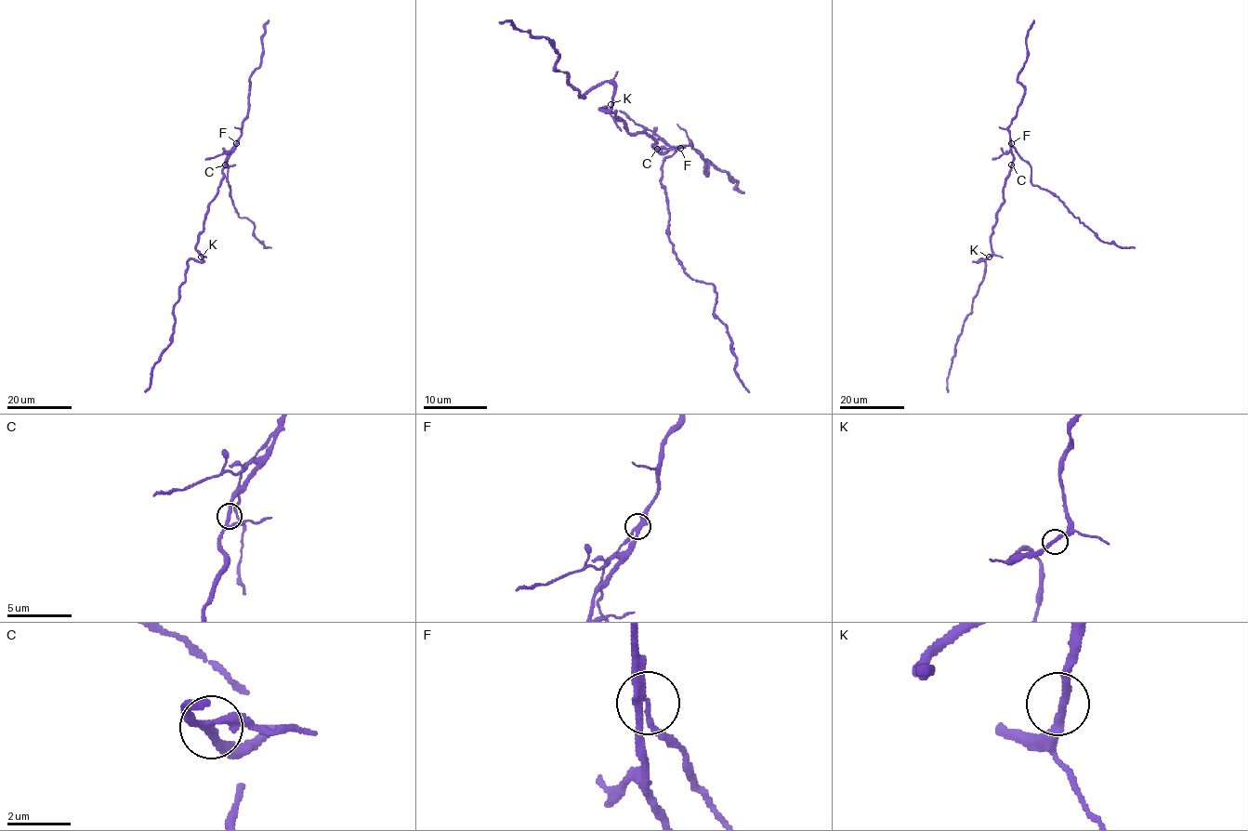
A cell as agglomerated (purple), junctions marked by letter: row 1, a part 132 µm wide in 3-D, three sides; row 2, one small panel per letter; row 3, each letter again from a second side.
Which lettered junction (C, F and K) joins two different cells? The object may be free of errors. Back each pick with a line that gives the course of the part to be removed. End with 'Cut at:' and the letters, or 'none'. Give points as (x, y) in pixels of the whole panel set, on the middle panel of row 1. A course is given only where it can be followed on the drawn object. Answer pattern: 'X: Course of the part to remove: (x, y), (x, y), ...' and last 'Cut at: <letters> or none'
F: Course of the part to remove: (679, 149), (662, 163), (668, 240), (683, 270), (714, 286), (714, 313), (726, 326), (737, 377), (749, 392)
Cut at: F

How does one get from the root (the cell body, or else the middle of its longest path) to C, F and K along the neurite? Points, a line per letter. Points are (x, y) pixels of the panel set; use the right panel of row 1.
C: (1004, 198), (1004, 186), (1011, 164)
F: (1004, 198), (1004, 179), (1013, 160), (1011, 143)
K: (1004, 198), (991, 235), (991, 254), (989, 257)

